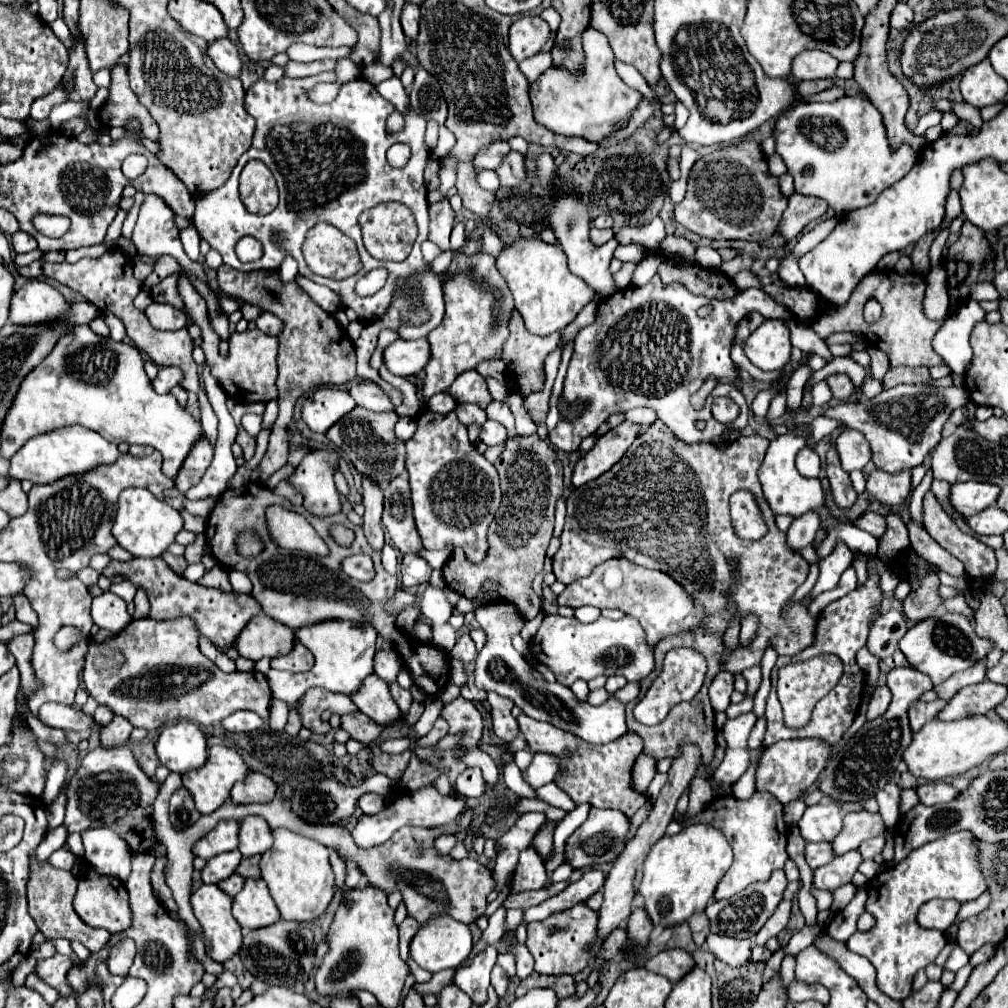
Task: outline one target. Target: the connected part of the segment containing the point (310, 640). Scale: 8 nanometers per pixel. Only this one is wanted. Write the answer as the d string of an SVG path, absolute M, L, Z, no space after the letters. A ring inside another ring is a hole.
M320 621L320 623L296 629L294 635L296 635L298 643L302 643L304 647L308 647L314 653L314 657L316 657L314 667L308 673L289 673L270 669L266 675L272 695L276 699L286 701L288 705L298 703L298 699L312 687L322 687L322 689L328 689L334 693L352 695L358 691L362 679L368 677L370 673L374 673L372 657L376 651L378 631L370 623L358 625L356 621L354 623L352 621Z

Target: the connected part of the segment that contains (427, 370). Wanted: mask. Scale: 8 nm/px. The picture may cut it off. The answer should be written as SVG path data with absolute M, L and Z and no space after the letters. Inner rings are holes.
M456 223L450 235L450 249L456 255L448 271L444 273L446 279L442 283L446 313L438 329L434 329L428 335L430 361L424 367L424 379L422 379L424 403L432 395L446 391L460 373L468 369L476 369L478 363L490 357L500 357L502 345L506 343L506 337L510 335L508 323L514 313L514 301L512 301L512 293L504 277L498 273L494 265L494 257L486 253L464 255L460 253L464 245L466 245L464 225Z

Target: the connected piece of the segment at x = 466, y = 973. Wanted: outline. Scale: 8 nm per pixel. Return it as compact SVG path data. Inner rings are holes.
M488 945L482 951L476 951L474 959L468 965L460 965L454 977L454 983L472 997L474 1003L486 1003L486 991L490 987L490 971L496 963L496 947Z

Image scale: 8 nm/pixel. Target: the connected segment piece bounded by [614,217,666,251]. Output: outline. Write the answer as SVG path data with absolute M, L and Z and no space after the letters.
M656 217L654 221L642 225L642 227L622 227L616 235L616 241L620 245L630 245L630 243L642 243L644 247L648 247L650 251L656 251L660 249L660 243L662 239L666 237L666 231L664 231L664 223L660 217Z

